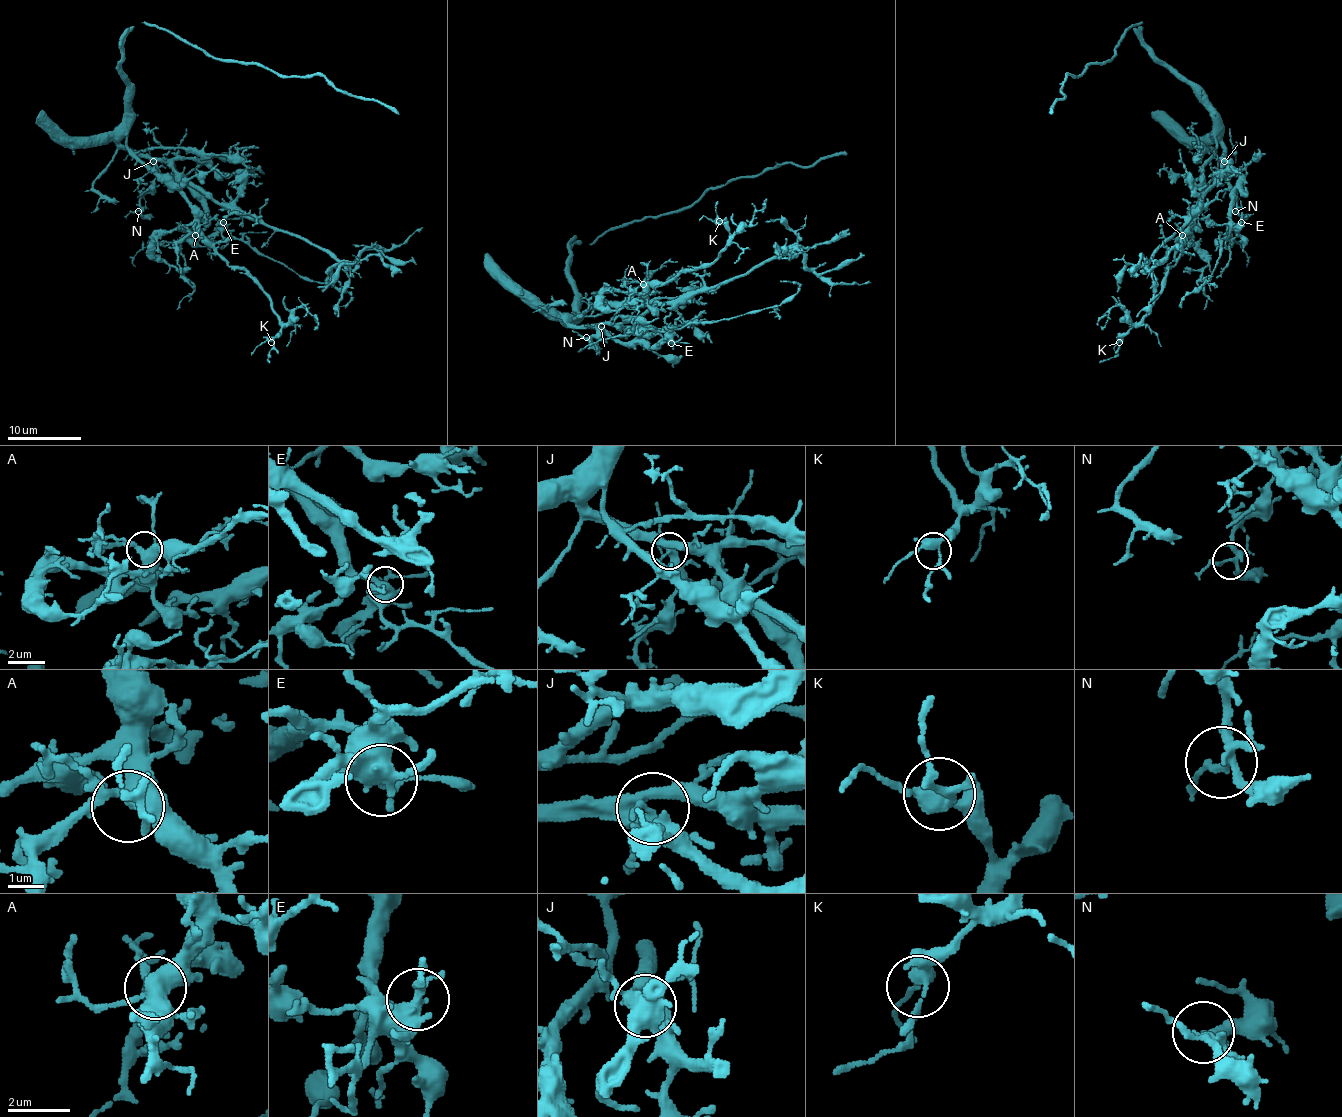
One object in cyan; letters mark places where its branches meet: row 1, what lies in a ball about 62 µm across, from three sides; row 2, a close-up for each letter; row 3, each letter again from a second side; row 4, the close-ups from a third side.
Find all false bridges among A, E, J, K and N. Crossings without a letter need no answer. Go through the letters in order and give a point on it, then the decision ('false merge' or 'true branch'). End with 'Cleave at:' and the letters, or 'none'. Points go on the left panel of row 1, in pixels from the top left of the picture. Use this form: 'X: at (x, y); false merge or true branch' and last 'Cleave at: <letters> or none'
A: at (195, 235); true branch
E: at (223, 222); true branch
J: at (153, 161); true branch
K: at (271, 342); true branch
N: at (138, 211); true branch
Cleave at: none

